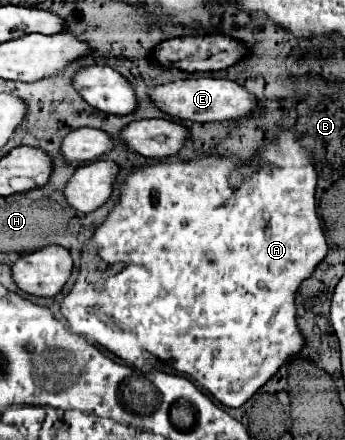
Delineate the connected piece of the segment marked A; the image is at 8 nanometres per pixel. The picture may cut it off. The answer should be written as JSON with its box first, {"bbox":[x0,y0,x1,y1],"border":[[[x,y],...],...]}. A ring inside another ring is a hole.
{"bbox":[61,133,327,407],"border":[[[281,133],[275,143],[271,143],[265,153],[257,155],[253,161],[233,163],[231,159],[201,157],[195,161],[171,161],[153,163],[127,177],[123,193],[115,209],[97,227],[91,239],[91,263],[81,263],[81,273],[75,287],[61,301],[61,311],[69,321],[73,333],[85,335],[87,339],[103,345],[117,357],[129,361],[137,369],[145,369],[145,353],[159,359],[175,359],[177,371],[185,377],[193,377],[203,389],[207,389],[225,407],[241,407],[267,379],[271,379],[277,369],[303,347],[303,337],[295,323],[295,293],[303,279],[307,279],[315,265],[327,253],[327,241],[319,217],[315,213],[315,183],[317,175],[313,169],[313,159],[309,151],[295,141],[293,133]]]}

